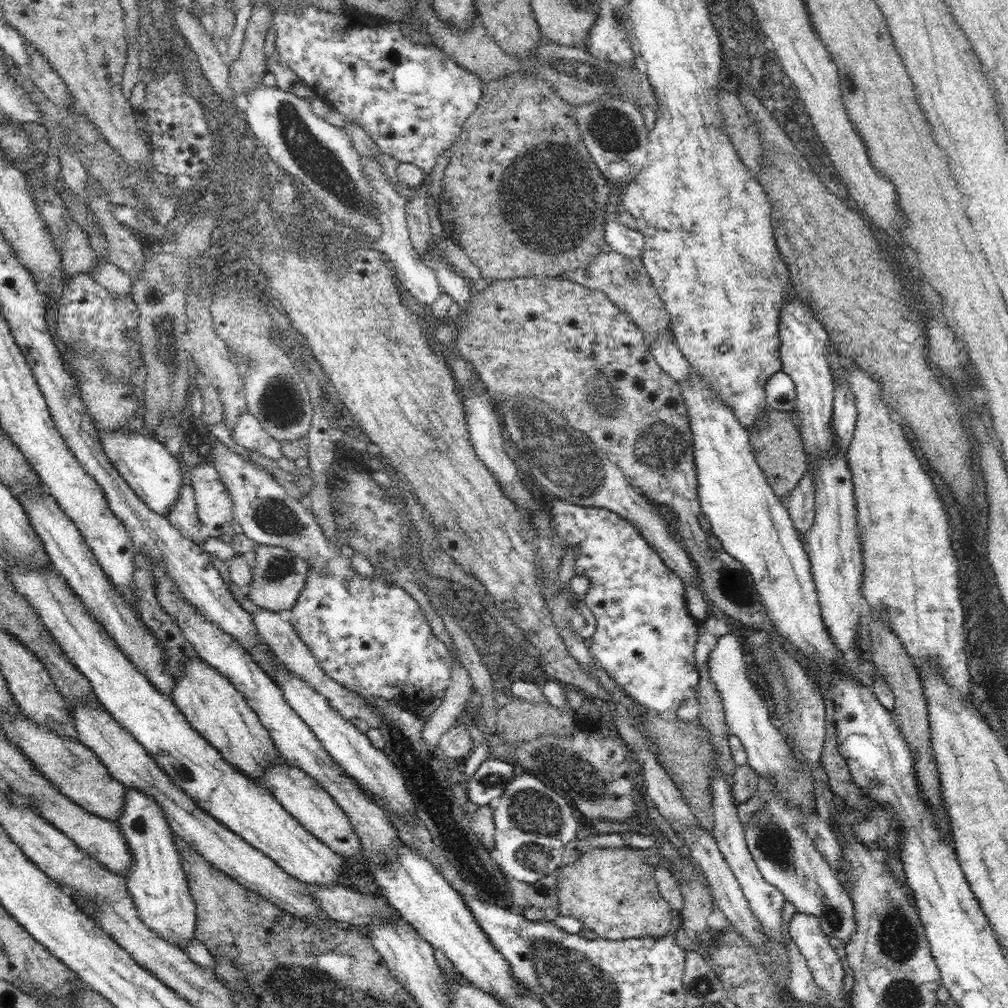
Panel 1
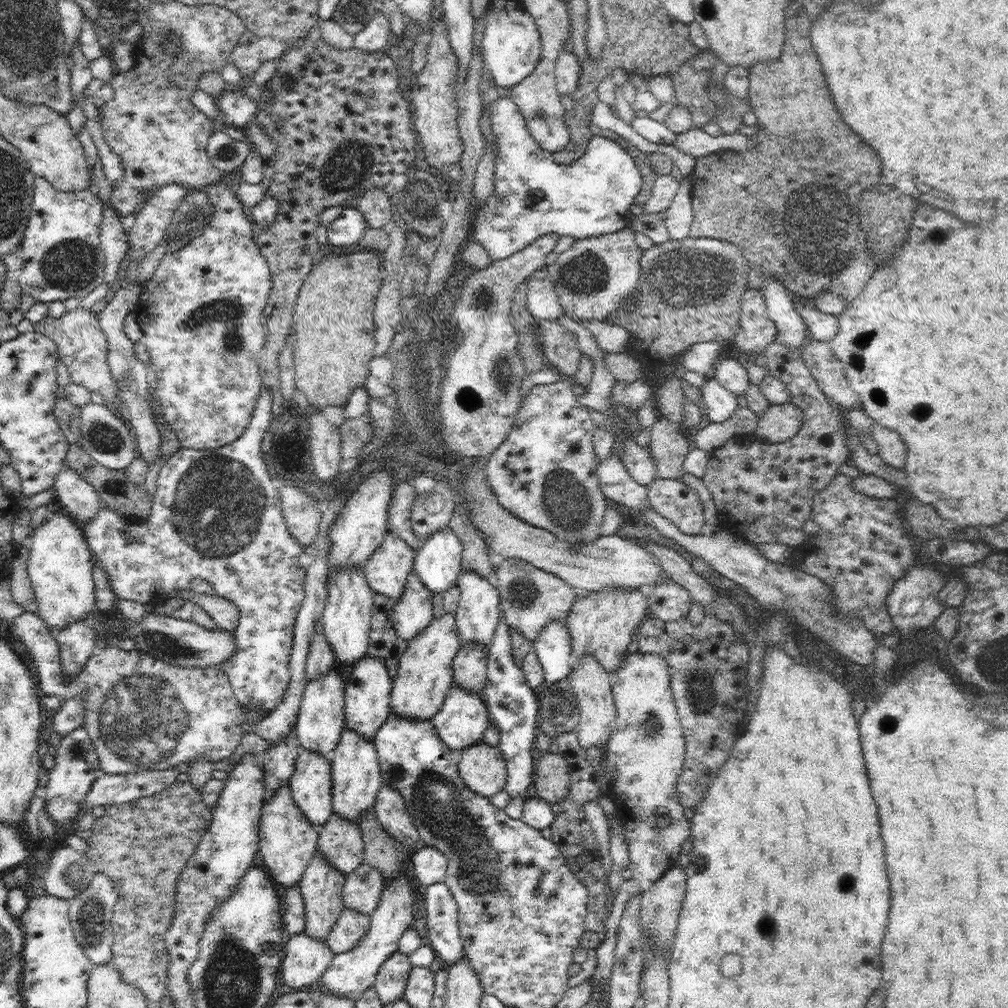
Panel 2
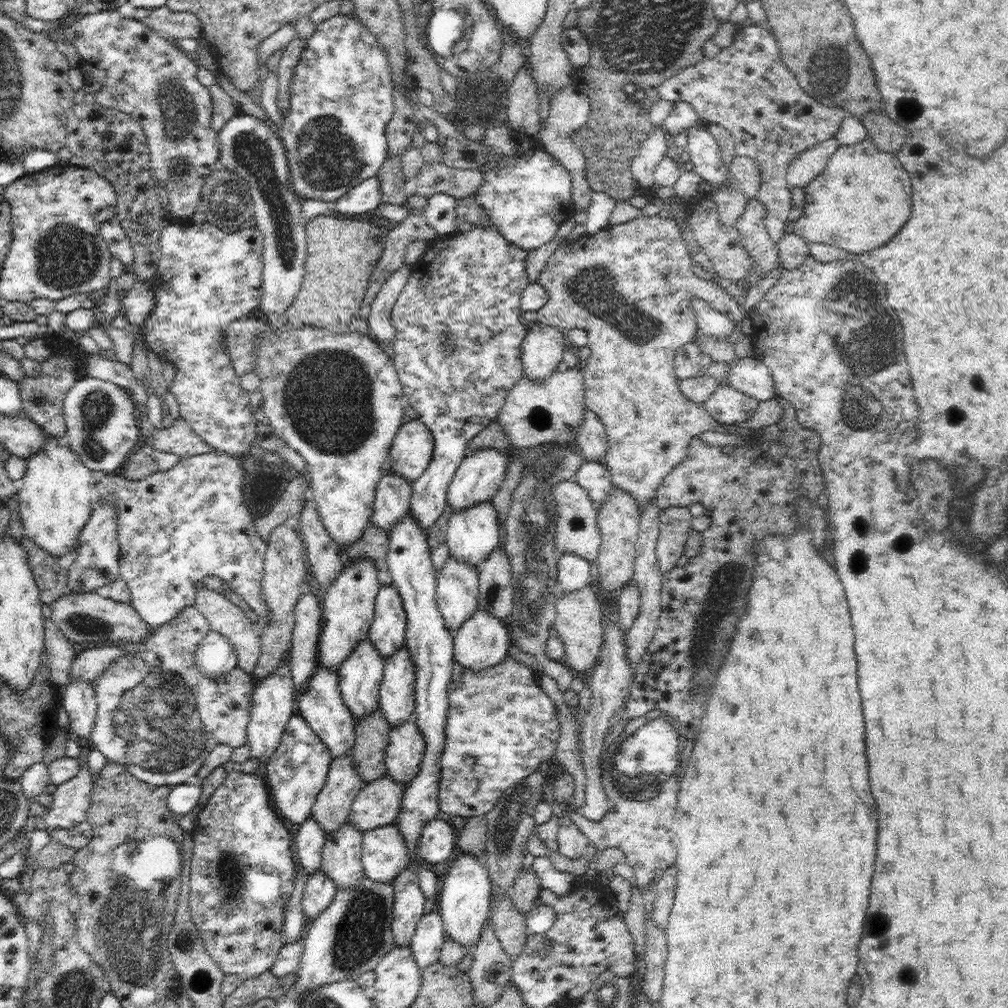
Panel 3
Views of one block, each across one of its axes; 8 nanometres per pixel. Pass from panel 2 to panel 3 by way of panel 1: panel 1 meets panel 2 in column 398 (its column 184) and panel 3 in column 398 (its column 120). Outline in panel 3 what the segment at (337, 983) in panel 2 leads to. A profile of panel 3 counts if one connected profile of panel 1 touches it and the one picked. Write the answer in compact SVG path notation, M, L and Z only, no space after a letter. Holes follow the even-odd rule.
M409 512L391 528L388 534L389 551L386 555L386 564L388 564L392 584L400 594L406 611L405 646L415 668L415 723L426 743L418 774L407 783L399 815L394 821L407 844L410 860L408 867L415 867L414 858L416 858L422 828L431 820L442 816L438 802L441 779L440 761L446 740L445 726L449 711L448 685L451 683L454 646L453 636L444 625L444 617L437 607L437 571L431 562L427 533Z

